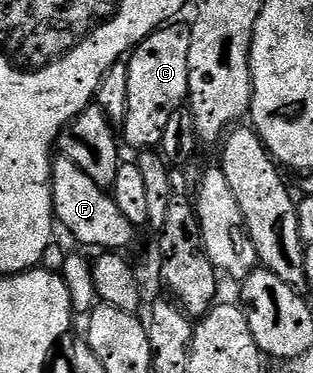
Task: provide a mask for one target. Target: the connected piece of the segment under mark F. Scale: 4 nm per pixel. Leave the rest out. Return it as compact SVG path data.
M64 155L53 158L54 170L52 179L52 195L54 196L54 219L62 225L82 245L93 251L126 251L134 241L136 226L124 219L120 207L116 207L113 196L96 183L92 183L89 175L76 166Z

